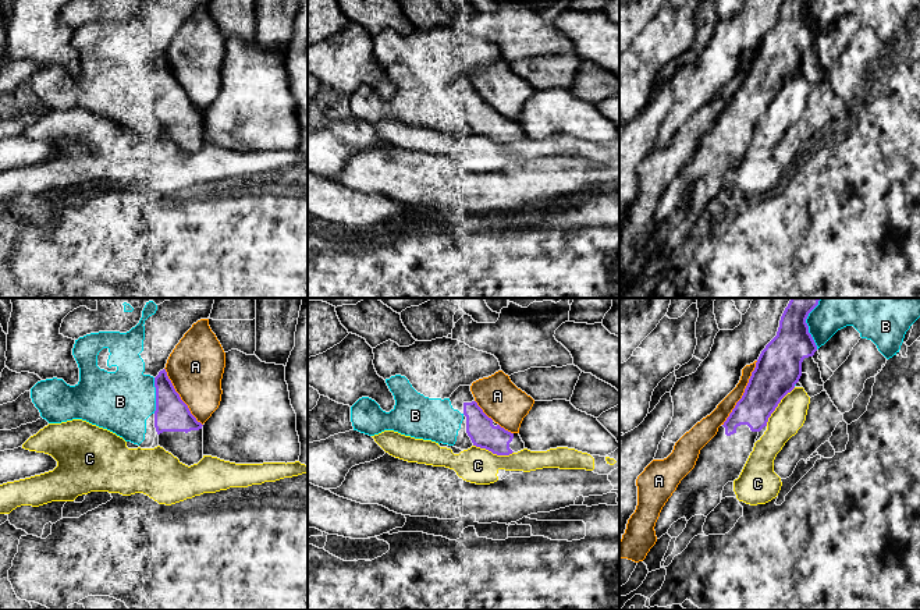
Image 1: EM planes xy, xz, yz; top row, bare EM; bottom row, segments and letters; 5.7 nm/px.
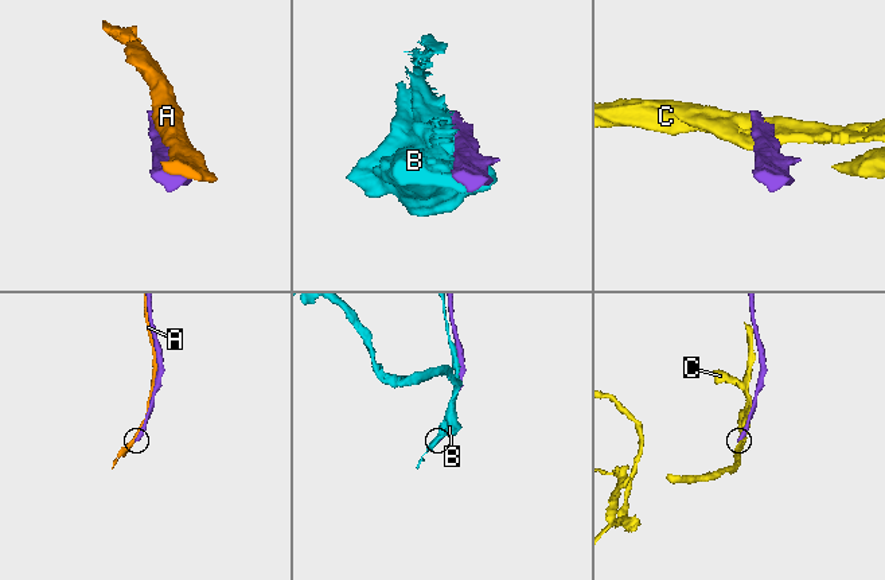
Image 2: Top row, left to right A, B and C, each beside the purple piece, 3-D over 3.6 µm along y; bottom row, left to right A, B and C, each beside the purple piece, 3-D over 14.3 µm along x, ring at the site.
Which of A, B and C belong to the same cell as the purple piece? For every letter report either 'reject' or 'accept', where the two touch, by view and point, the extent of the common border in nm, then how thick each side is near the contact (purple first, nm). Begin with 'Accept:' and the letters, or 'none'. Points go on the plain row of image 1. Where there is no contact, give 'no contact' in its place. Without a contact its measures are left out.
Accept: none
A: reject; meets purple in yz at (743, 81); contact 420 nm long; 260 nm thick on the purple side, 100 nm on the other
B: reject; meets purple in yz at (807, 18); contact 220 nm long; 260 nm thick on the purple side, 160 nm on the other
C: reject; meets purple in xz at (493, 141); contact 240 nm long; 160 nm thick on the purple side, 220 nm on the other

